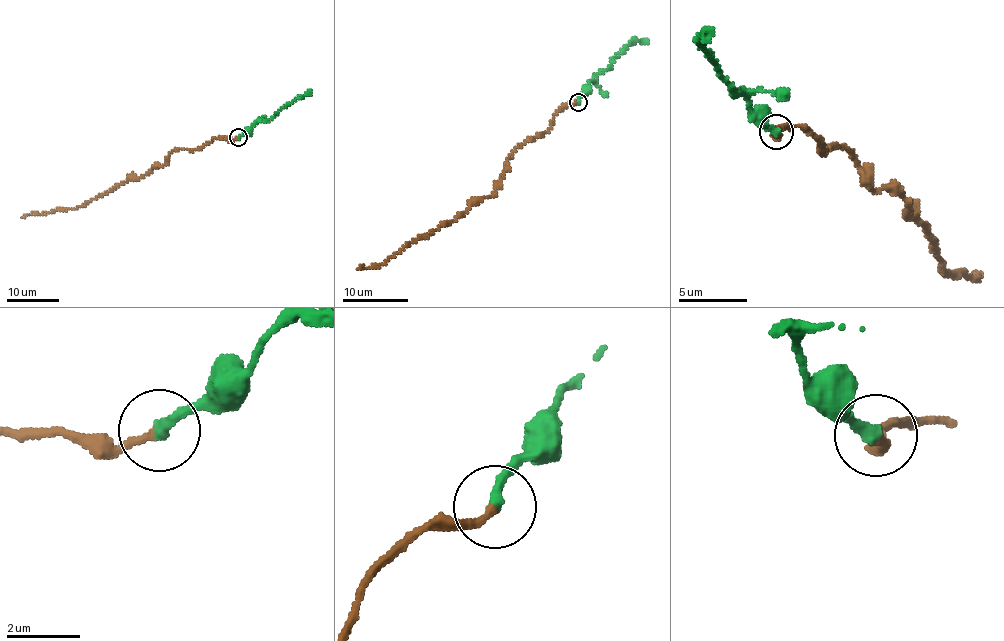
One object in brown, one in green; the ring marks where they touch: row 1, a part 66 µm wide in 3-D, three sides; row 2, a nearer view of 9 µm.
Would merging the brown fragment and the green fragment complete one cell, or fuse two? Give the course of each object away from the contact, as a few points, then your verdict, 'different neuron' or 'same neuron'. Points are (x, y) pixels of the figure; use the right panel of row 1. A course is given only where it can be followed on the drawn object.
brown runs (775, 132), (803, 126), (824, 151), (843, 146), (873, 190), (907, 202), (942, 270), (971, 277); green runs (775, 132), (745, 96), (734, 91), (704, 51), (702, 42), (713, 28); same neuron

